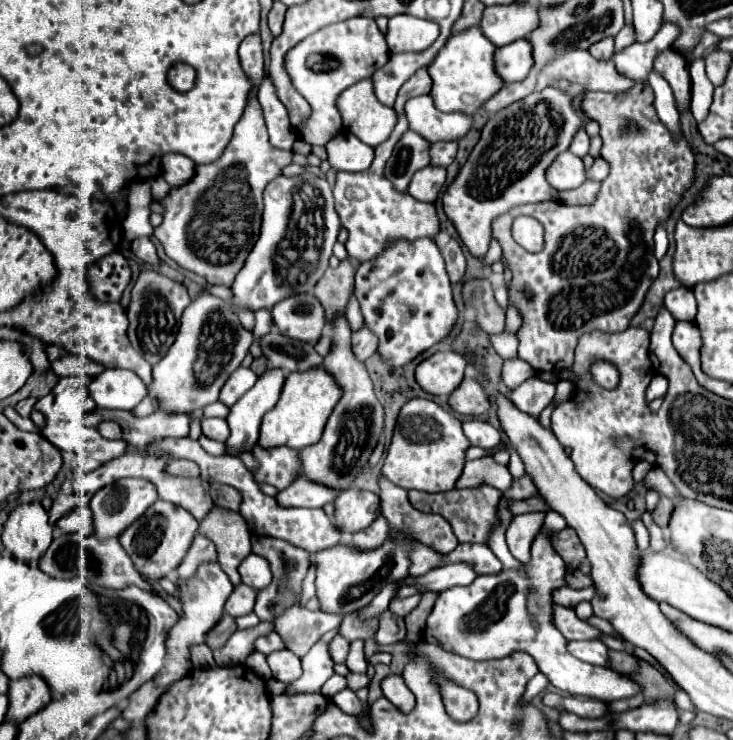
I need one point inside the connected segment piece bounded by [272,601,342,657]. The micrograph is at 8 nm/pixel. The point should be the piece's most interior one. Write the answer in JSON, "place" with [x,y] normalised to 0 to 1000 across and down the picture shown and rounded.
{"place":[408,849]}

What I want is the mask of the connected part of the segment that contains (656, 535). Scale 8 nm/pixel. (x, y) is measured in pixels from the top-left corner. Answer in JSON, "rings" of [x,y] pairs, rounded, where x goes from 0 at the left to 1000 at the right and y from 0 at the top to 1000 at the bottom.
{"rings":[[[884,691],[876,696],[876,704],[879,704],[879,709],[881,709],[884,718],[887,718],[887,726],[889,726],[889,742],[892,742],[892,745],[906,745],[909,736],[906,736],[903,715],[889,704],[889,696],[887,696]]]}

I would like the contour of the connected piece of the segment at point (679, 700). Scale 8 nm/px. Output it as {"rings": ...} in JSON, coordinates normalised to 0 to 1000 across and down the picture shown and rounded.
{"rings":[[[907,912],[906,915],[910,918],[914,926],[921,931],[920,947],[924,955],[929,959],[940,959],[948,962],[948,955],[941,947],[939,939],[933,934],[926,932],[921,928],[920,923],[914,919],[913,914]]]}

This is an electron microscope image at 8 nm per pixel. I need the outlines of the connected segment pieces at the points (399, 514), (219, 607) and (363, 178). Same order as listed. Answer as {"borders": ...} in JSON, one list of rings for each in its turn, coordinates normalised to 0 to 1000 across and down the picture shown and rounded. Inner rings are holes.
{"borders":[[[[518,639],[518,674],[521,674],[521,696],[527,699],[529,709],[532,709],[532,718],[546,718],[546,720],[554,720],[557,726],[562,728],[570,728],[573,734],[589,739],[595,747],[600,750],[611,750],[617,747],[622,739],[625,739],[625,731],[622,731],[622,723],[617,720],[617,712],[611,709],[611,704],[600,696],[592,696],[592,693],[573,693],[568,691],[559,677],[557,677],[557,664],[543,658],[543,655],[532,655],[532,650]]],[[[297,758],[276,761],[262,782],[254,782],[254,785],[240,782],[237,788],[240,788],[240,807],[246,809],[246,818],[248,818],[248,828],[246,828],[243,842],[235,847],[235,853],[226,855],[226,864],[224,864],[224,874],[226,874],[224,904],[221,904],[221,912],[210,915],[210,923],[218,931],[235,926],[237,920],[248,918],[256,909],[256,904],[259,904],[259,874],[278,869],[281,855],[303,836],[306,815],[319,796],[319,791],[314,788],[311,777],[303,772]]],[[[543,155],[543,166],[532,182],[529,191],[518,193],[513,199],[513,209],[508,218],[505,231],[494,234],[475,234],[475,231],[461,231],[458,234],[458,247],[456,247],[456,282],[464,293],[467,307],[475,312],[475,326],[472,326],[472,339],[475,347],[497,355],[505,350],[513,350],[535,326],[568,326],[573,320],[595,323],[600,315],[600,299],[595,291],[595,280],[589,274],[568,272],[559,266],[554,258],[546,261],[535,255],[535,245],[524,239],[524,223],[538,201],[538,196],[546,191],[546,185],[557,177],[557,161],[554,155]]]]}

